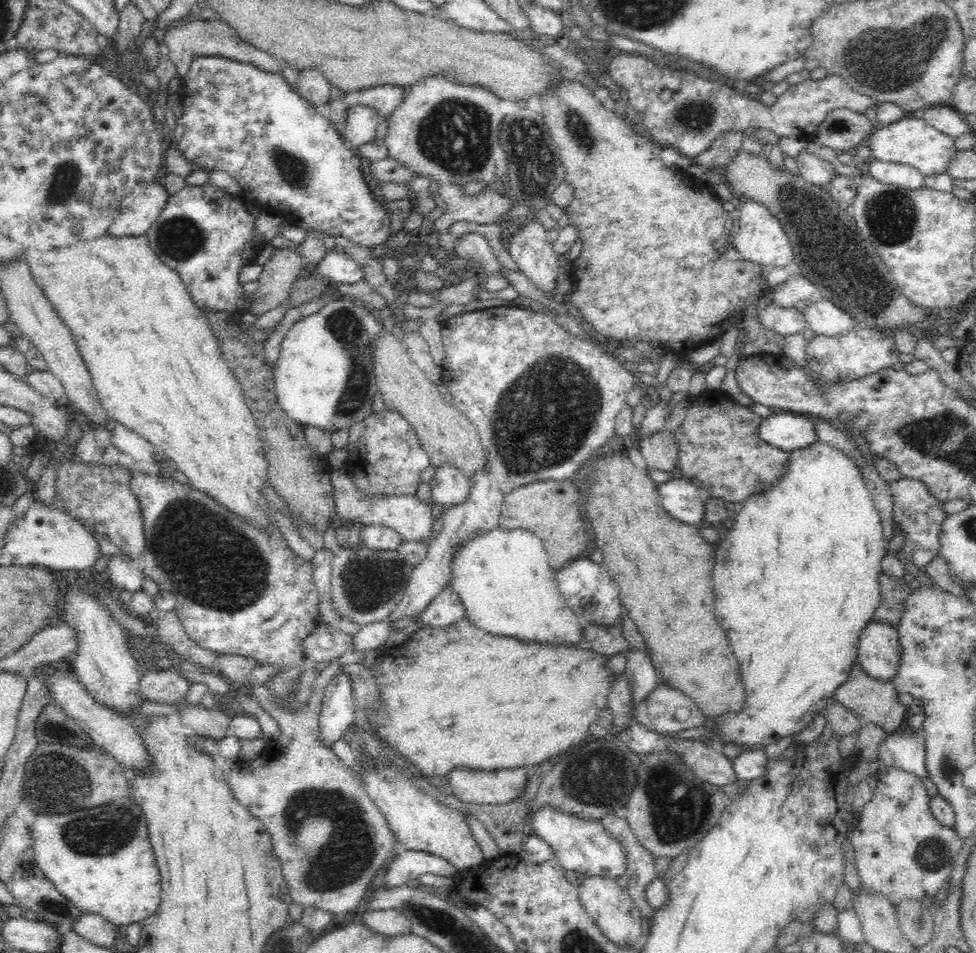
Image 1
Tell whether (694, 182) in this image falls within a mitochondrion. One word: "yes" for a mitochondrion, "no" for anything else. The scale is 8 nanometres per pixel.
no

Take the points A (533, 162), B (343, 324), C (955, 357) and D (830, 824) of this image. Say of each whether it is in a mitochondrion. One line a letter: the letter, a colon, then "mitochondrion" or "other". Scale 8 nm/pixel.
A: mitochondrion
B: mitochondrion
C: other
D: other

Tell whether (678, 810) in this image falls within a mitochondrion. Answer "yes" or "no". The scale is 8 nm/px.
yes

